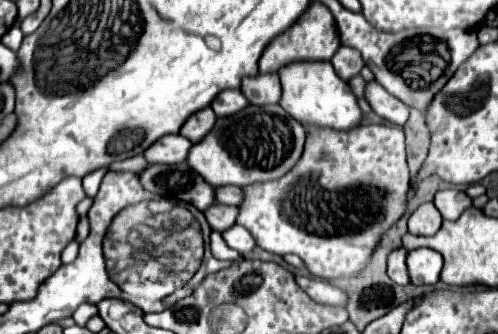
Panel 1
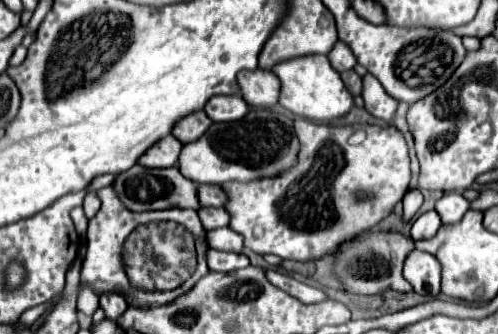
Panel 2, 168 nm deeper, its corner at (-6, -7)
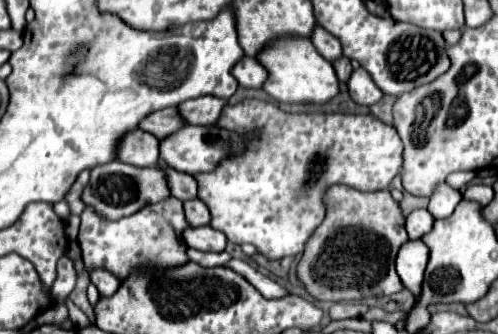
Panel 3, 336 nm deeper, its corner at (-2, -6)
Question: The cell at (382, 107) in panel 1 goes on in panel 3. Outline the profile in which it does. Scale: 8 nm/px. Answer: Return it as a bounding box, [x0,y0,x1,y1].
[347,68,383,106]

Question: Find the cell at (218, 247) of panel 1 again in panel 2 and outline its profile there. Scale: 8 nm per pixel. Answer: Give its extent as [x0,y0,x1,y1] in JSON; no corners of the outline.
[207,249,249,273]

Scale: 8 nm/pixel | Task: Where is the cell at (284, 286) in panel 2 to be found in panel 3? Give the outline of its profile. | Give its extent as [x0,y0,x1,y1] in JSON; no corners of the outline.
[227,258,289,298]

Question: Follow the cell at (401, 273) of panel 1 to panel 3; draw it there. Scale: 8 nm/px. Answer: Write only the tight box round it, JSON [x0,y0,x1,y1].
[297,186,409,300]

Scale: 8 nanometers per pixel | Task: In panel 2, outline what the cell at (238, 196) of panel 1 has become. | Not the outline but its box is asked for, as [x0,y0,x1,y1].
[199,185,227,207]

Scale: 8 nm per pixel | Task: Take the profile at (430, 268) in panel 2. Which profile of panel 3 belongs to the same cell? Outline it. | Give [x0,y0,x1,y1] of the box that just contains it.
[397,240,429,300]

